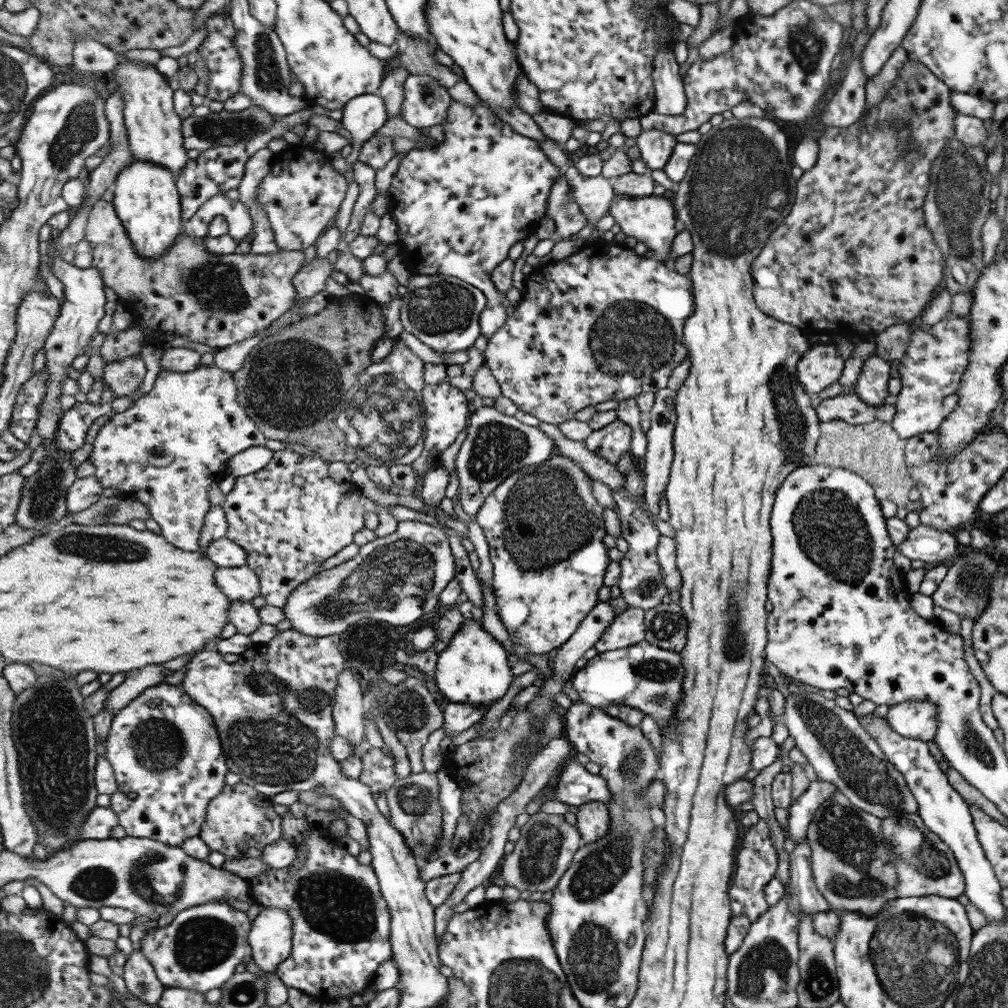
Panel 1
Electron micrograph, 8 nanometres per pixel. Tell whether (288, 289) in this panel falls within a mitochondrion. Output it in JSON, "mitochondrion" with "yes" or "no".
{"mitochondrion":"no"}

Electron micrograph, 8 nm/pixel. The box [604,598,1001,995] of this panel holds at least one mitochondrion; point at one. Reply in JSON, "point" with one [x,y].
{"point":[861,771]}

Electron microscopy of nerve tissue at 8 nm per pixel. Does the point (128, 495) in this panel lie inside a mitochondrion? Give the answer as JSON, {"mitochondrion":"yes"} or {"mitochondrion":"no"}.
{"mitochondrion":"no"}

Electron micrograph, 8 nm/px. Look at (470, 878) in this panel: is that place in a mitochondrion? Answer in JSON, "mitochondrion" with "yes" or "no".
{"mitochondrion":"no"}

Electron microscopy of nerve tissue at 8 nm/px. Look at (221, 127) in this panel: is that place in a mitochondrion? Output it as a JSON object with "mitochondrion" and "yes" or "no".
{"mitochondrion":"yes"}

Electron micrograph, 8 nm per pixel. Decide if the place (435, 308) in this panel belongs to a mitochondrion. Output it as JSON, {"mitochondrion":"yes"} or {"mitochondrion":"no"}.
{"mitochondrion":"yes"}

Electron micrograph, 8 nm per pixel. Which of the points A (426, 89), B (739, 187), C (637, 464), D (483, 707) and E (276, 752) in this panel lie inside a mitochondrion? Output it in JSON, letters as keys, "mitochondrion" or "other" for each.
{"A":"mitochondrion","B":"mitochondrion","C":"other","D":"other","E":"mitochondrion"}

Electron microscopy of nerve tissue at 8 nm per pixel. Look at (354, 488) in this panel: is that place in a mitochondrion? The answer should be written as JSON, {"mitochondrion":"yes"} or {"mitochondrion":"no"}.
{"mitochondrion":"no"}

